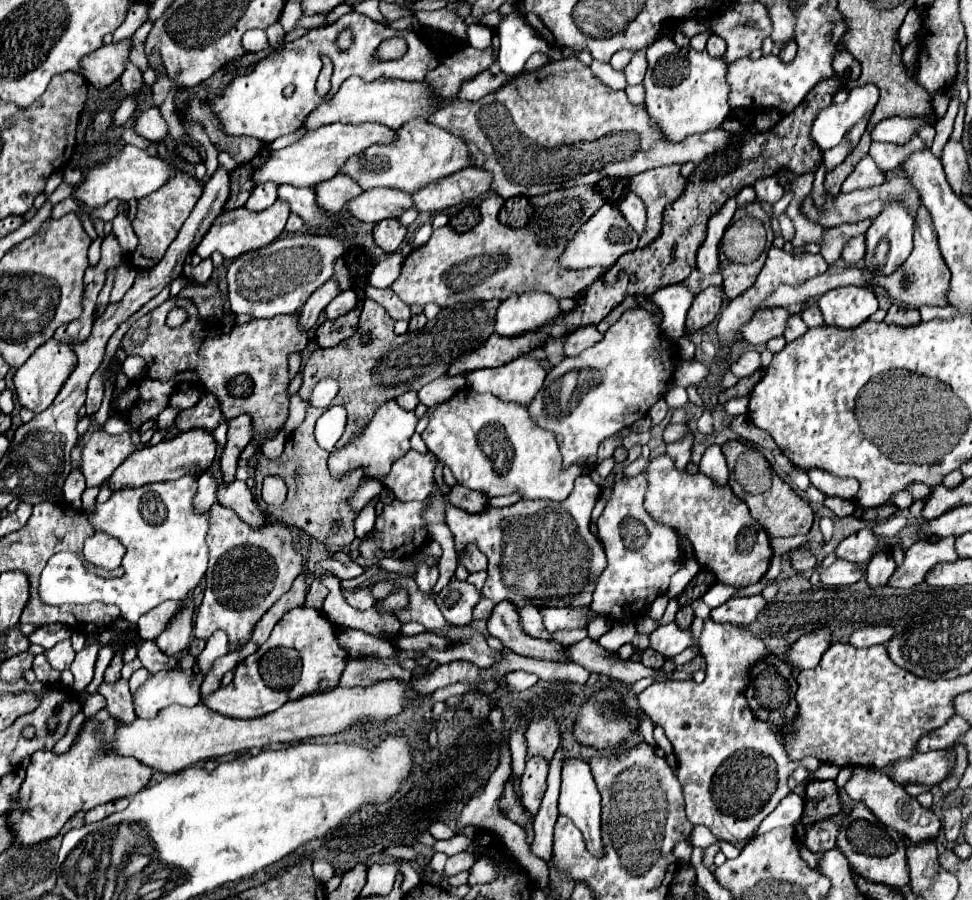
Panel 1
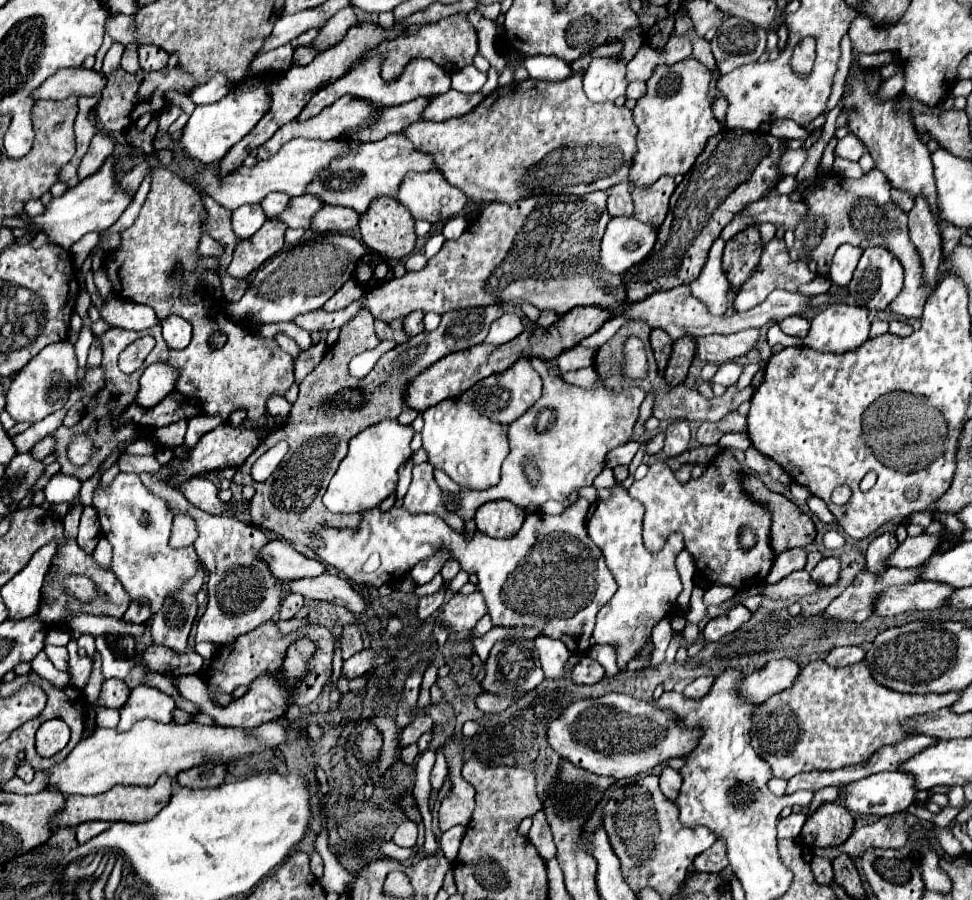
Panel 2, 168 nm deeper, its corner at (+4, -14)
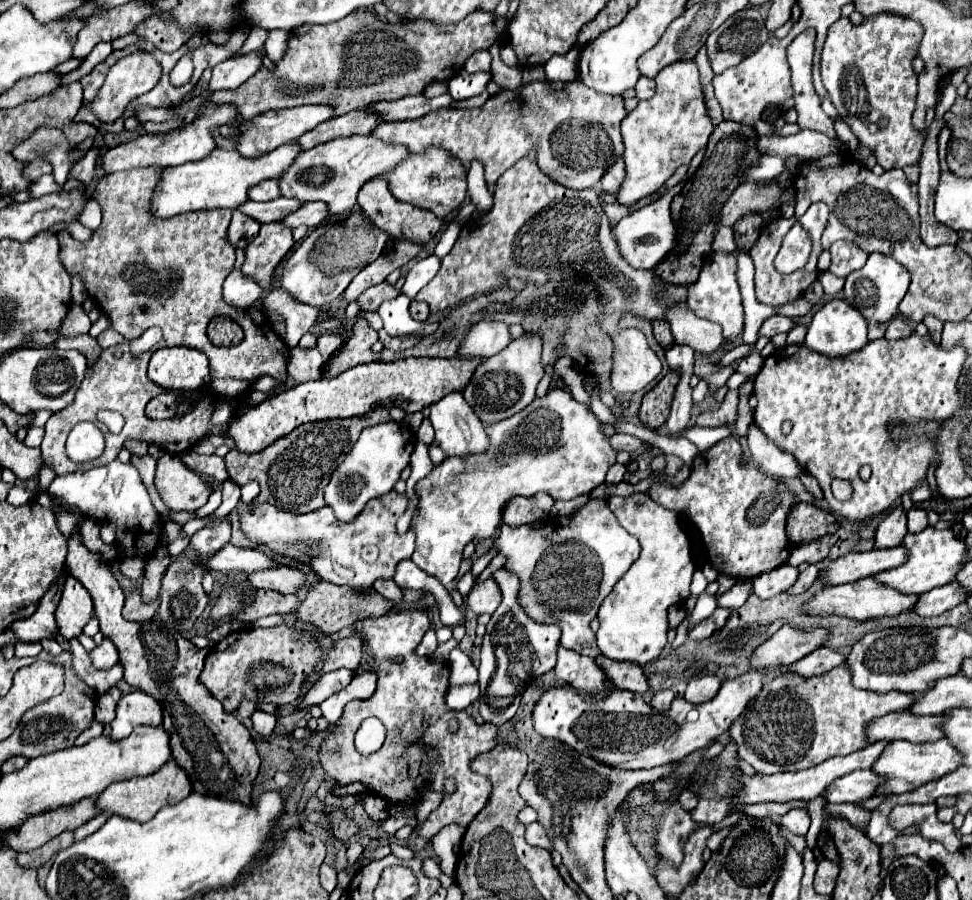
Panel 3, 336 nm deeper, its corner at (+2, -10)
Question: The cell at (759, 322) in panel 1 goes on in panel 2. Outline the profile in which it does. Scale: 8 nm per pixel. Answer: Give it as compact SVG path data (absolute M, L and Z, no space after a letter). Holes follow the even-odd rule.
M749 328L737 334L721 336L721 334L711 334L711 336L699 336L697 346L699 346L699 358L703 362L715 362L723 364L735 358L747 356L749 350L757 348L759 344L759 330Z

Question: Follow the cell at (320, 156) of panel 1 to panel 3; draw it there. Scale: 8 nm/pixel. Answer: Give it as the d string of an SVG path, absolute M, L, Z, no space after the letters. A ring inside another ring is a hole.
M293 142L283 144L277 150L259 158L245 158L237 150L217 148L213 150L213 154L209 154L209 158L165 168L151 198L151 214L155 218L171 218L191 210L215 210L215 208L235 210L247 200L247 190L251 186L267 178L279 178L293 164L299 152L301 148Z

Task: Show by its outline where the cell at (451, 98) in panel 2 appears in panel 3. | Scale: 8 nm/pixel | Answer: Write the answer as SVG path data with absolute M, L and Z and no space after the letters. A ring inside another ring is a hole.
M423 94L417 96L405 96L397 102L375 102L373 106L367 106L365 110L373 110L373 114L381 114L381 120L395 122L395 120L415 120L425 116L427 112L433 112L437 108L449 108L451 96L443 94L437 98L425 98Z

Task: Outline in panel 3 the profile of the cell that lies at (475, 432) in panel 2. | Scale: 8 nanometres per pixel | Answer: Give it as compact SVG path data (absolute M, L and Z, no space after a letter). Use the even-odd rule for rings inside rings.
M461 392L447 394L439 402L431 406L429 420L435 428L435 442L441 446L441 450L447 456L465 456L465 454L475 454L475 452L485 452L489 448L489 440L485 434L483 422L473 414L469 404L465 402Z

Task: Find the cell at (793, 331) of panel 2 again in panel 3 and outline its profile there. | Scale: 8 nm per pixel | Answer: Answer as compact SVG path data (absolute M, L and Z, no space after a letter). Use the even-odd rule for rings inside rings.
M775 314L775 316L771 316L771 318L767 318L767 320L763 322L763 326L761 326L761 330L759 330L759 336L773 338L773 336L779 334L779 332L789 332L793 326L795 326L795 322L793 322L791 318L785 318L785 316Z

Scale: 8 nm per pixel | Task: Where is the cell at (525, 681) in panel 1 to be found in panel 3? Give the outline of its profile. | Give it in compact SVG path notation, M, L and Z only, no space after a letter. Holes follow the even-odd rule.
M459 648L451 650L449 664L451 664L451 686L459 686L459 684L465 684L465 682L477 682L475 664Z

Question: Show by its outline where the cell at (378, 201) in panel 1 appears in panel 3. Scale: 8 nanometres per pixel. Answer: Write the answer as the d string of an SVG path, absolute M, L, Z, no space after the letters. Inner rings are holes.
M305 202L299 210L287 214L287 216L283 218L283 224L289 226L289 228L297 228L297 226L301 226L301 224L305 224L305 226L309 226L309 228L315 228L315 226L319 226L327 216L329 216L329 212L327 212L327 208L325 208L323 202Z

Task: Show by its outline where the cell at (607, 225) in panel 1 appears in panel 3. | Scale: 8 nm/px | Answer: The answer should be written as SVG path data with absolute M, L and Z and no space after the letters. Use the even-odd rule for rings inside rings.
M699 151L692 159L686 178L682 183L669 189L669 191L659 198L657 202L649 204L649 206L643 206L641 210L633 212L631 216L623 218L615 228L613 228L613 234L617 238L617 244L619 244L619 250L623 254L623 258L633 266L633 268L643 268L643 270L653 270L653 266L657 266L657 262L661 262L669 250L673 250L673 246L677 246L677 228L675 228L675 222L671 218L671 212L669 212L669 204L673 200L673 196L676 196L681 192L685 183L693 177L697 168L703 161L705 151Z

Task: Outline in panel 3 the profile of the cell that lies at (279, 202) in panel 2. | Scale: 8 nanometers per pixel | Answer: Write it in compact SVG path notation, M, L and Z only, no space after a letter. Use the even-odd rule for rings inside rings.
M265 180L265 182L259 182L257 186L253 186L253 190L249 190L249 196L251 200L255 202L269 202L269 200L275 200L279 198L279 184L277 180Z

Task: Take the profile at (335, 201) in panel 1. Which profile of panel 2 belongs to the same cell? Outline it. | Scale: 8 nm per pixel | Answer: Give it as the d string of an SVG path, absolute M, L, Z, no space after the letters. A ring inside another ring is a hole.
M303 194L299 198L291 198L289 208L277 216L277 220L285 222L289 228L311 228L311 218L315 216L315 210L323 206L319 198L313 198L313 194Z

